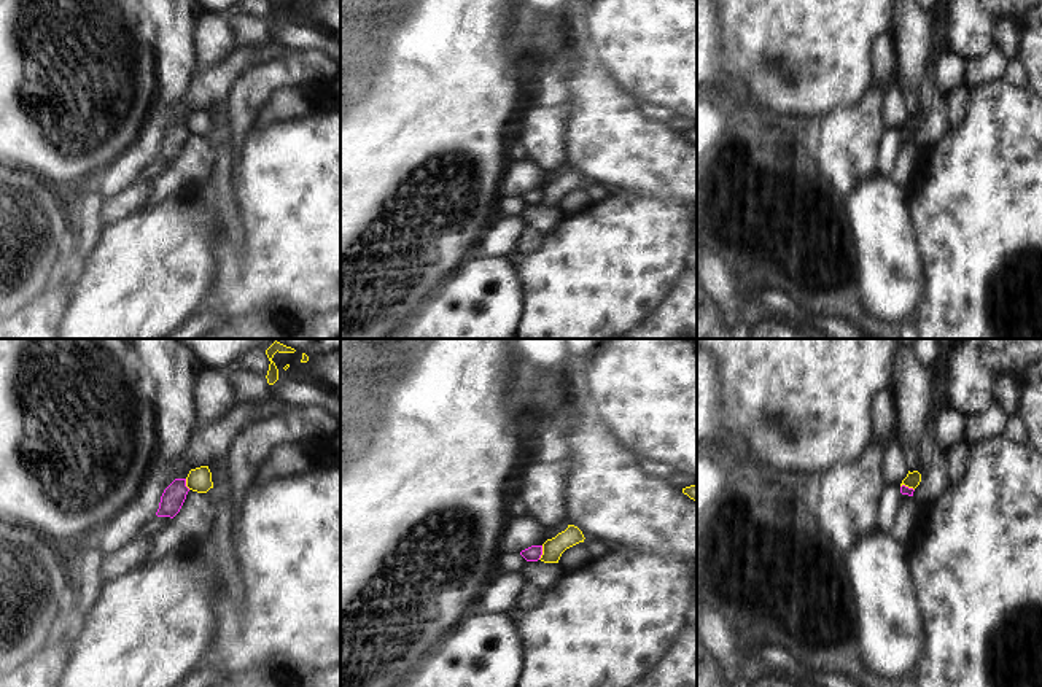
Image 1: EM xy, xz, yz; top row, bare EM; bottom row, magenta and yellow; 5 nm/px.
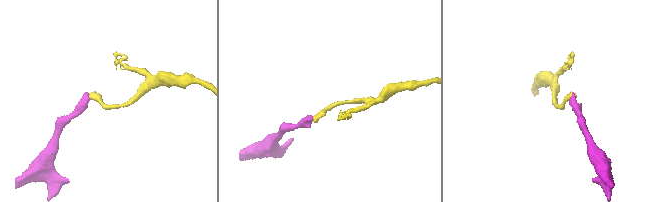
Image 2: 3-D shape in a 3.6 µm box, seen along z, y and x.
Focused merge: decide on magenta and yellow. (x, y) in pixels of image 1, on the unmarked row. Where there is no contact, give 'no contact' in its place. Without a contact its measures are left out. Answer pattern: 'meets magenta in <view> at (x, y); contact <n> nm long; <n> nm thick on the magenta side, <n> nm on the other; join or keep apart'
meets magenta in xz at (541, 196); contact 80 nm long; 80 nm thick on the magenta side, 110 nm on the other; keep apart

